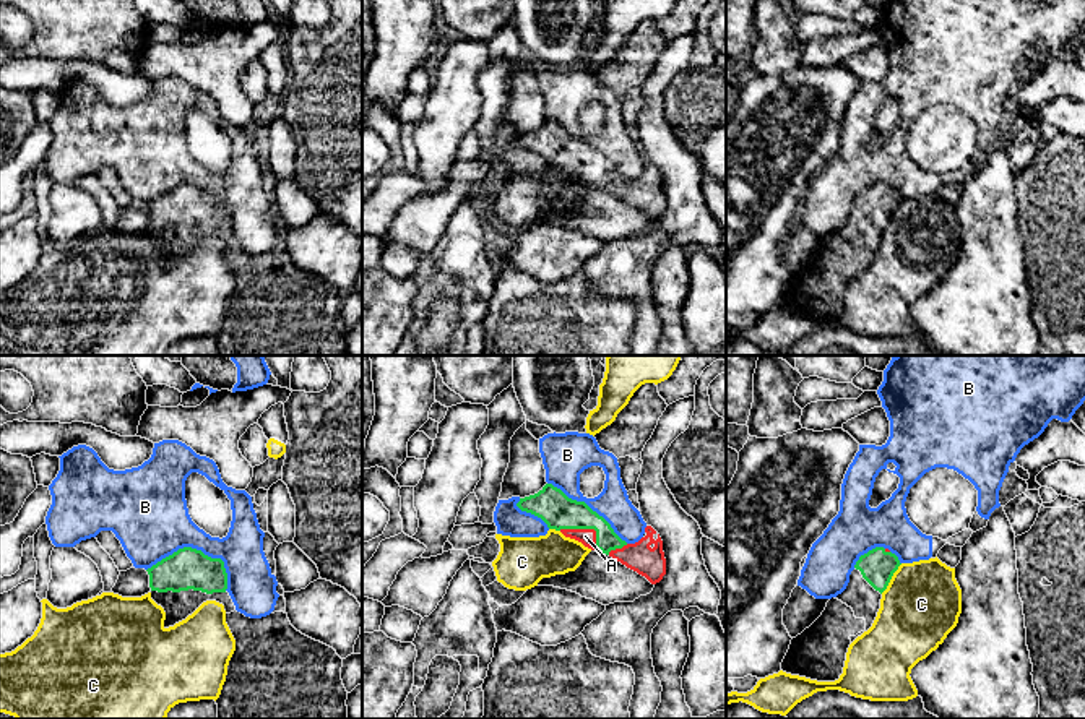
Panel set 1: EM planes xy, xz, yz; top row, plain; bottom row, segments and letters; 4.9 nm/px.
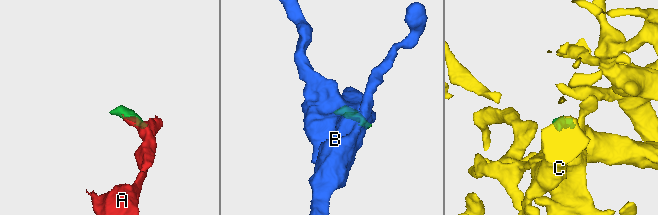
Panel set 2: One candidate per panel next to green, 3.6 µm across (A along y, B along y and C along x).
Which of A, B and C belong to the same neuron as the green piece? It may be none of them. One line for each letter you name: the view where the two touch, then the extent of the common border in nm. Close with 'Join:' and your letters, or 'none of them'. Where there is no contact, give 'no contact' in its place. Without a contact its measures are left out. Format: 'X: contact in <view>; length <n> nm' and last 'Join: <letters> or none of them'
A: contact in xz; length 200 nm
Join: A

